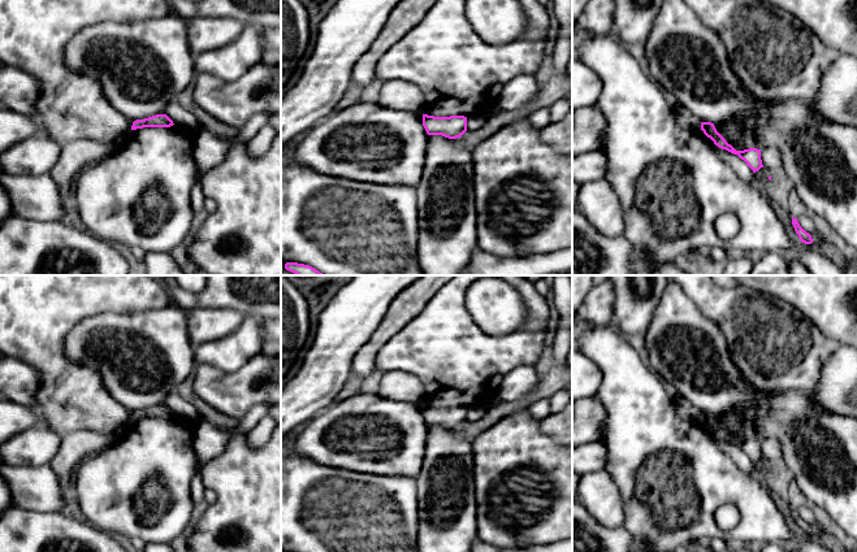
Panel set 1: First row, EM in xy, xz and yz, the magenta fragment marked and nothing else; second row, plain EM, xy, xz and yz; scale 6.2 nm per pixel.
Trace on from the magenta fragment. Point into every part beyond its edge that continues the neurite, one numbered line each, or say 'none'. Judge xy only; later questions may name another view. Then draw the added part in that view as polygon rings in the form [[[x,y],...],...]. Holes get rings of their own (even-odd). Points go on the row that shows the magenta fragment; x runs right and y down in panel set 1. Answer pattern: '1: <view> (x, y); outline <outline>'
none

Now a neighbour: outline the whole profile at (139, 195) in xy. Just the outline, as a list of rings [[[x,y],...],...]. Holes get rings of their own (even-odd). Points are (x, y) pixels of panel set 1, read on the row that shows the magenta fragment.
[[[173,125],[170,127],[143,127],[131,130],[127,140],[103,160],[85,166],[75,177],[73,204],[86,231],[120,247],[140,248],[144,252],[170,252],[187,238],[194,210],[191,192],[199,182],[202,168],[194,156],[194,135]]]

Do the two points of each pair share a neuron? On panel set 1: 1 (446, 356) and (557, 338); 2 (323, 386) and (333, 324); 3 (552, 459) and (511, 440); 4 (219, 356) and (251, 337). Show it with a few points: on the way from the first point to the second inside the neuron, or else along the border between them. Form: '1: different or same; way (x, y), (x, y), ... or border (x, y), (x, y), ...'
1: different; border (552, 334), (549, 340)
2: same; way (324, 370), (330, 357), (333, 339)
3: same; way (541, 459), (527, 456), (522, 451)
4: same; way (226, 353), (230, 353), (243, 343)

